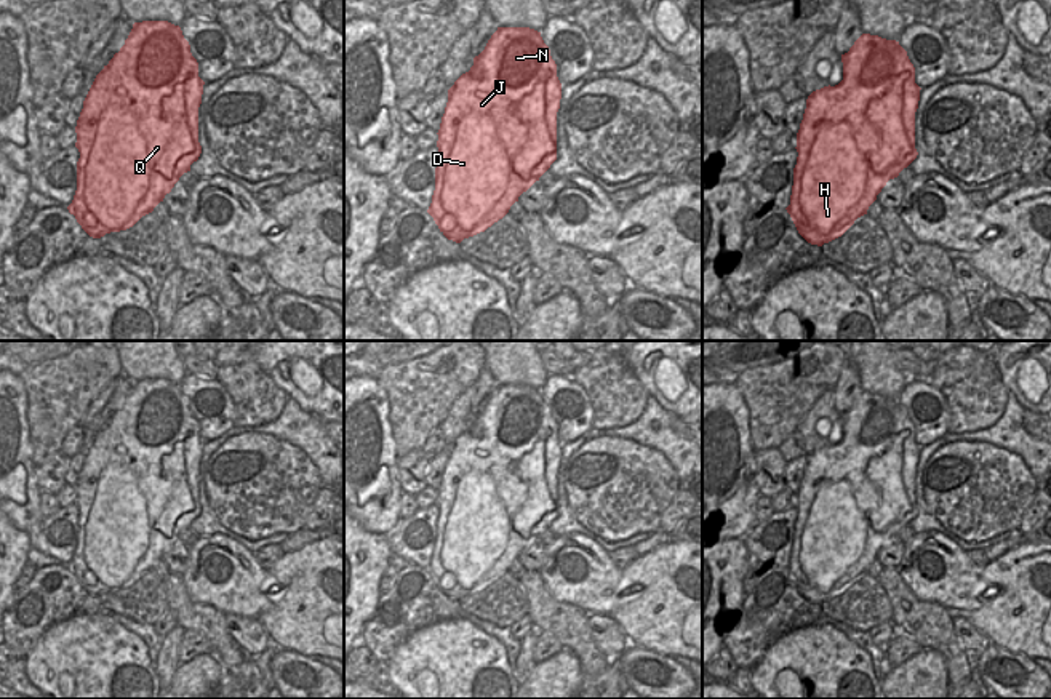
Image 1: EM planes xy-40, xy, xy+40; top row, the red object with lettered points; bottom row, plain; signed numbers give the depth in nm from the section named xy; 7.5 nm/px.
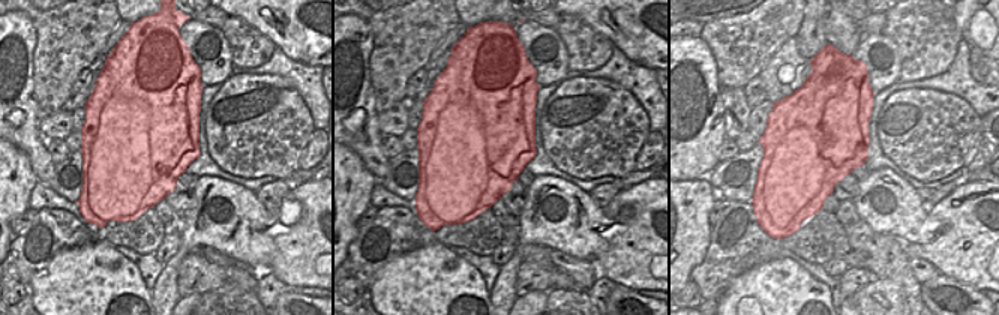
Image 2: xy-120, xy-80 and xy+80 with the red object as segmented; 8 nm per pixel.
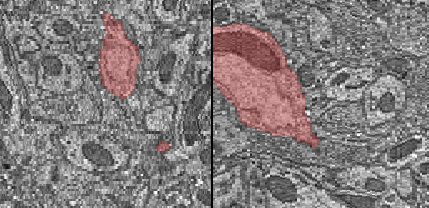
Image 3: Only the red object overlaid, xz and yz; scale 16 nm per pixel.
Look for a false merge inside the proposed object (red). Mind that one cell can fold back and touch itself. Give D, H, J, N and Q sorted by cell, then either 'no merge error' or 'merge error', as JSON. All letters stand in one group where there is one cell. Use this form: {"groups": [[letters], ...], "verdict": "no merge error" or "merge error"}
{"groups": [["D", "H", "J", "N", "Q"]], "verdict": "no merge error"}

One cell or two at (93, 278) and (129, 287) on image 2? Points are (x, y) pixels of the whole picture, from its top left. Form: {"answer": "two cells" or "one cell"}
{"answer": "one cell"}

